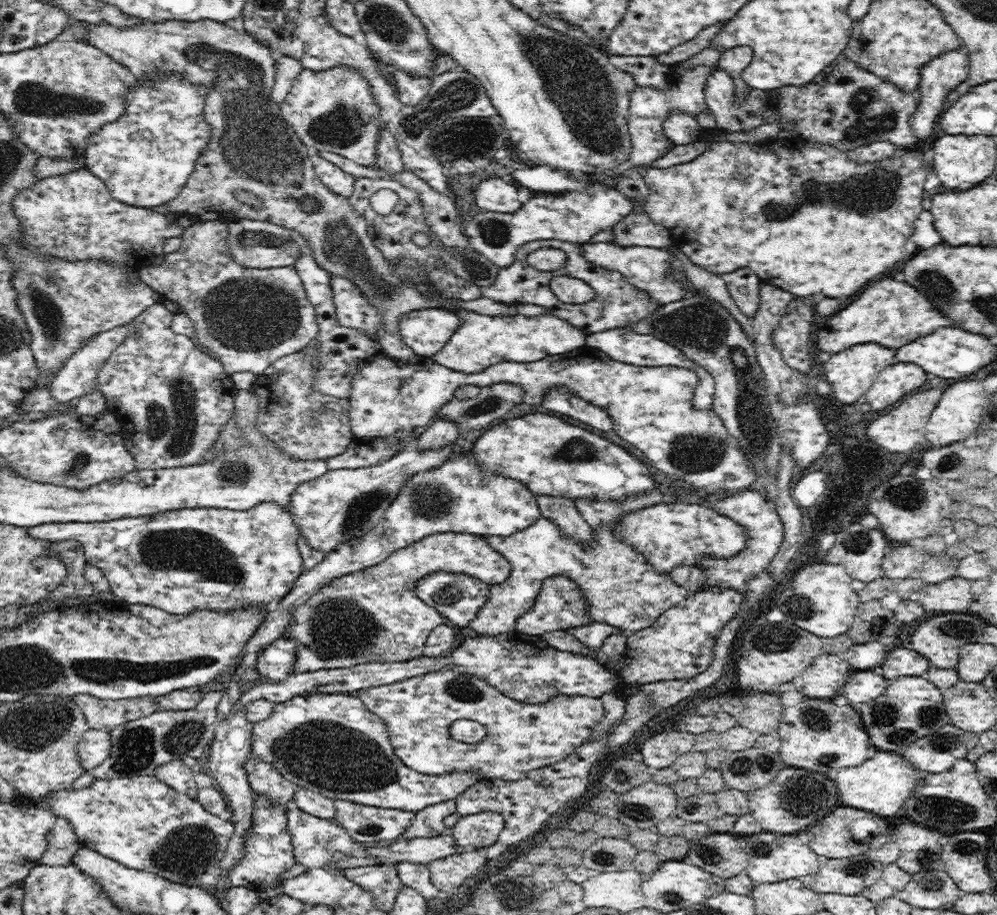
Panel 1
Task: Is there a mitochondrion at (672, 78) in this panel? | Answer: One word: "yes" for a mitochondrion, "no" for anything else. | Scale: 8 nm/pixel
no

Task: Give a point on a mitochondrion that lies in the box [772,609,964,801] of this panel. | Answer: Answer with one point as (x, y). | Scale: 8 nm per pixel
(882, 714)

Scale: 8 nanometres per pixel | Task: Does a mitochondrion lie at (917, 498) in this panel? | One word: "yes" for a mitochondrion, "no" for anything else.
yes

